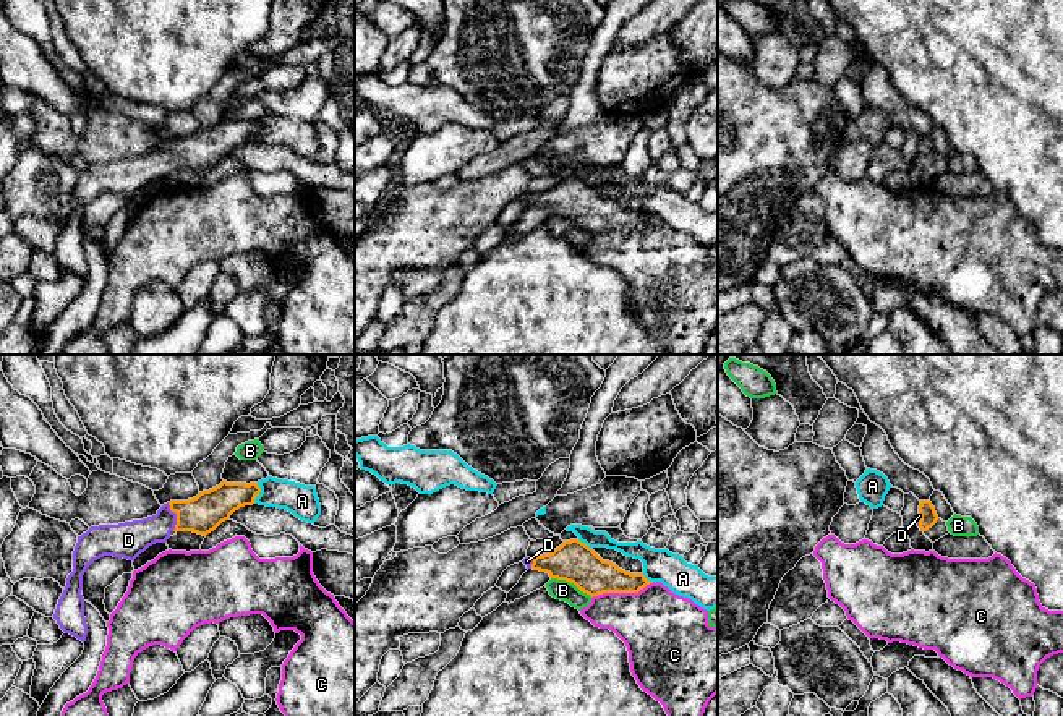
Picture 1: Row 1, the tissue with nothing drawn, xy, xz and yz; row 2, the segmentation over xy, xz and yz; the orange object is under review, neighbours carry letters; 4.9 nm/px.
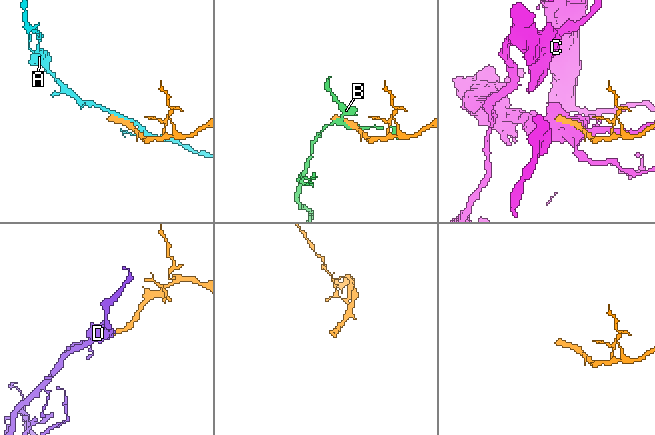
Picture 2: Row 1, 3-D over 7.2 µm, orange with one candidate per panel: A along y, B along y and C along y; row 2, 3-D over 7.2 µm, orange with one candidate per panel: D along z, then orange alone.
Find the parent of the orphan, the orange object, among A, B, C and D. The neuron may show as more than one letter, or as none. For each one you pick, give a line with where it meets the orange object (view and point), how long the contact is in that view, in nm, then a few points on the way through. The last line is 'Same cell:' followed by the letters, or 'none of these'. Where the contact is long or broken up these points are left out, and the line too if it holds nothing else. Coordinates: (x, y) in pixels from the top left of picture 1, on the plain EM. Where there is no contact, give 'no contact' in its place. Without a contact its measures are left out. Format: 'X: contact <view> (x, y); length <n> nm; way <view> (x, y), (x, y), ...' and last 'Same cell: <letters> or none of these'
D: contact xy (177, 154); length 150 nm; way xy (203, 151), (177, 154), (132, 175)
Same cell: D

